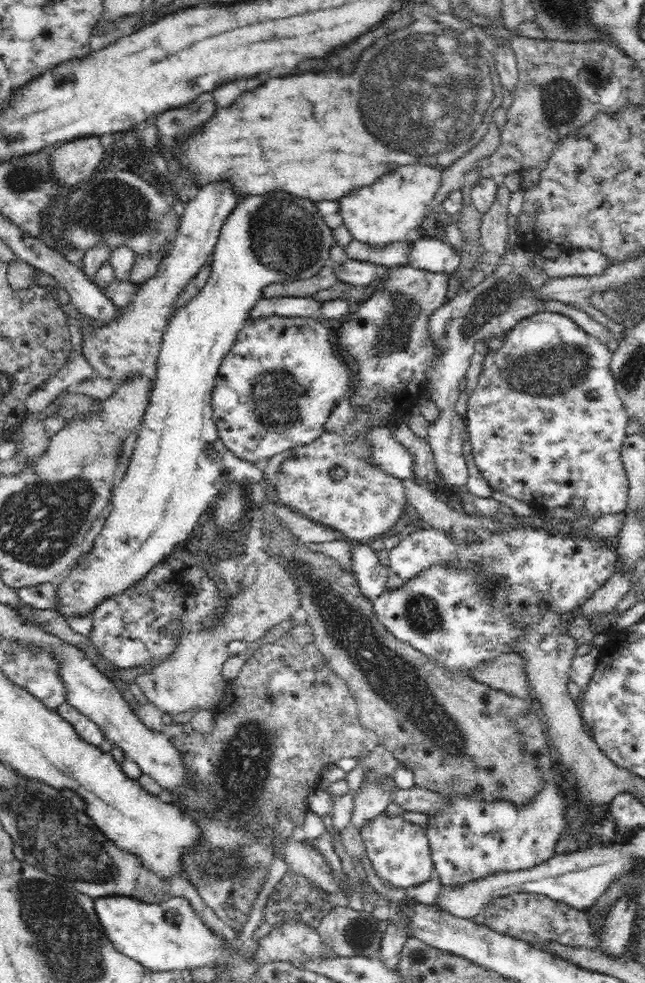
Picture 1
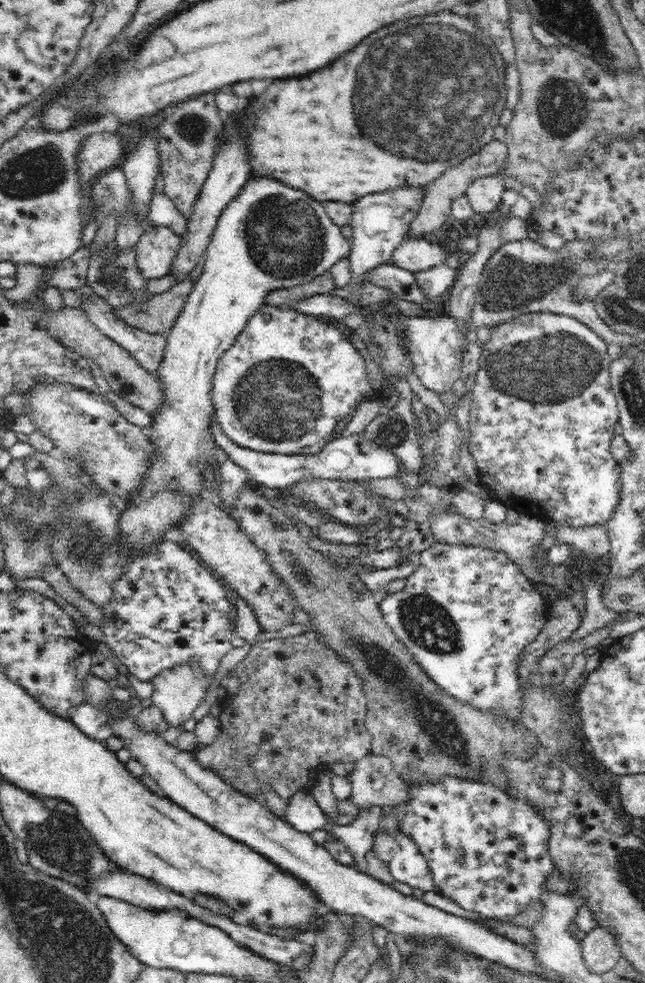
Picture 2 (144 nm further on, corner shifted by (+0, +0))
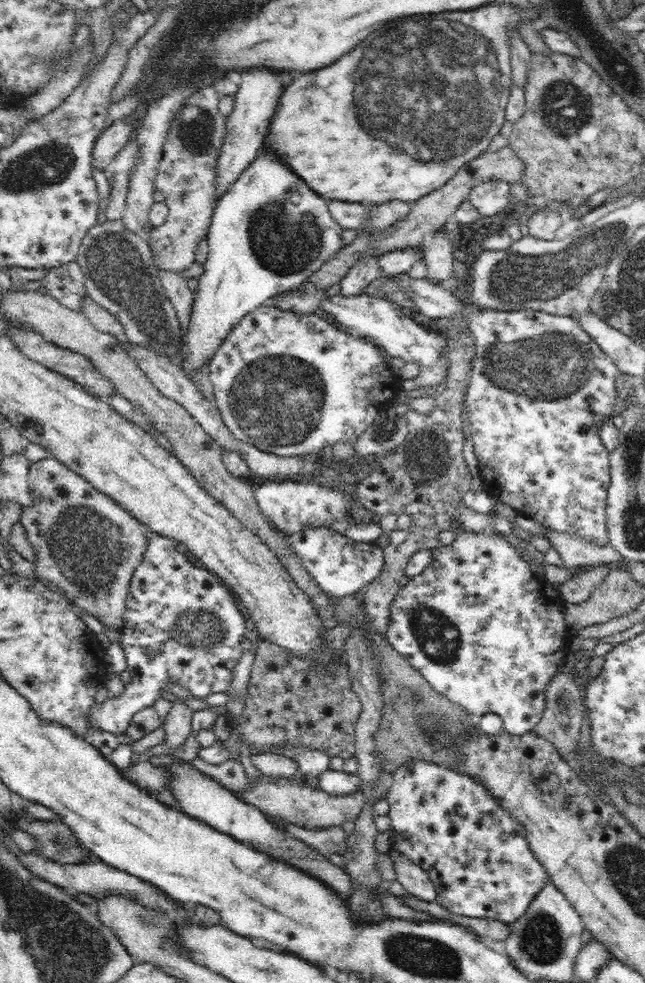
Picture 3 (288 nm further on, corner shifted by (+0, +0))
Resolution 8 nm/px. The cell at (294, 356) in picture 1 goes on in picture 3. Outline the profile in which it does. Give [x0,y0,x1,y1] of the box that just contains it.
[208,300,402,458]

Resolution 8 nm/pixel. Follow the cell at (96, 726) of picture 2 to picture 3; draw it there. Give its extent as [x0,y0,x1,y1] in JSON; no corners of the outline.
[88,536,246,736]

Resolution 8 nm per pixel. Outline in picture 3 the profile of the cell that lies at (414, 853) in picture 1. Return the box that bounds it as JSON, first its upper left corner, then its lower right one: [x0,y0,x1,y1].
[388,846,438,902]

